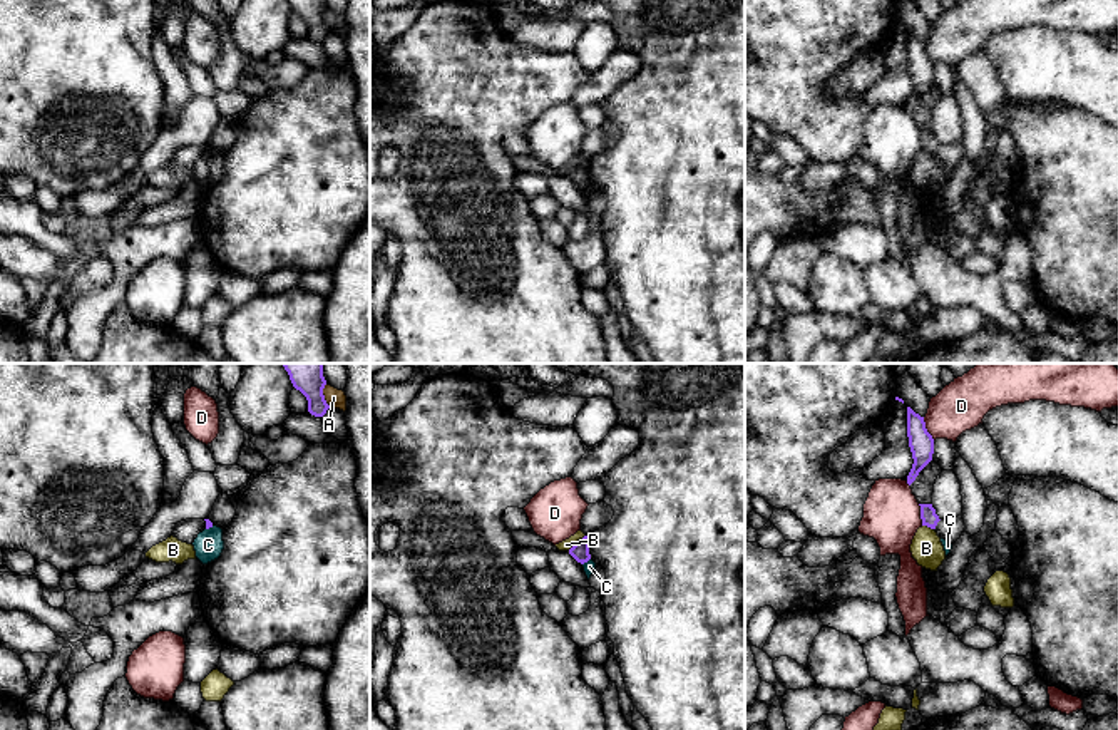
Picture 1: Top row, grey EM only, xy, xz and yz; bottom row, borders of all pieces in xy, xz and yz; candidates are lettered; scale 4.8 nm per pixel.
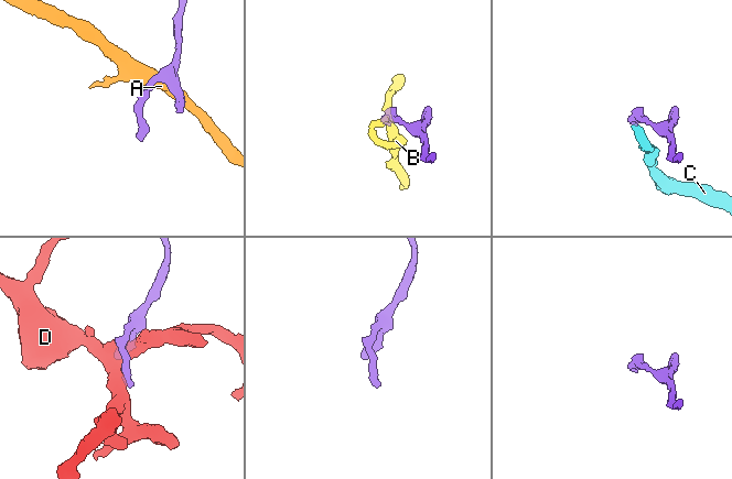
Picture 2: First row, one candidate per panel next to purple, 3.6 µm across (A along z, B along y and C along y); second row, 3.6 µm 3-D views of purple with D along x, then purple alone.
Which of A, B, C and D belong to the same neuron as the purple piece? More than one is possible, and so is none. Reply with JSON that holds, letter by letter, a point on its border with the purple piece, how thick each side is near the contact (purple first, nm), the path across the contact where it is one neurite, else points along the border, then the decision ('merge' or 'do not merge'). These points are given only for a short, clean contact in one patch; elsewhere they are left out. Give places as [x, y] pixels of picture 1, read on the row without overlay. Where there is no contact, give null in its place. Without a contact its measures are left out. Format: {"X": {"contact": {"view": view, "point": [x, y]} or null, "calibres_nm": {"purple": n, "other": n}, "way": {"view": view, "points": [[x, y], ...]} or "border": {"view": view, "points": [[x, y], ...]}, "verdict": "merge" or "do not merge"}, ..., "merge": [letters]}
{"A": {"contact": {"view": "xy", "point": [323, 20]}, "calibres_nm": {"purple": 110, "other": 90}, "verdict": "do not merge"}, "B": {"contact": {"view": "xz", "point": [576, 168]}, "calibres_nm": {"purple": 90, "other": 50}, "border": {"view": "xz", "points": [[584, 159], [568, 176]]}, "verdict": "do not merge"}, "C": {"contact": {"view": "xz", "point": [586, 186]}, "calibres_nm": {"purple": 90, "other": 60}, "border": {"view": "xz", "points": [[589, 183], [583, 190]]}, "verdict": "do not merge"}, "D": {"contact": {"view": "yz", "point": [926, 54]}, "calibres_nm": {"purple": 120, "other": 240}, "verdict": "do not merge"}, "merge": []}

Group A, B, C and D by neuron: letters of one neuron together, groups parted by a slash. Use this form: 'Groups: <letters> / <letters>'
Groups: A / B / C / D

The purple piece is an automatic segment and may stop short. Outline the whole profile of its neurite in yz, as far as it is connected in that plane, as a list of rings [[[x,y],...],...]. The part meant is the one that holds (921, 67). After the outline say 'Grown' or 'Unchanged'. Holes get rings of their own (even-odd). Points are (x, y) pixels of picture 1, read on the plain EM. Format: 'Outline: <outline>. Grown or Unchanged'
Outline: [[[907,32],[907,62],[914,84],[907,100],[907,109],[910,111],[919,97],[932,85],[934,79],[934,64],[926,54],[924,42],[915,39],[910,32]]]. Unchanged

